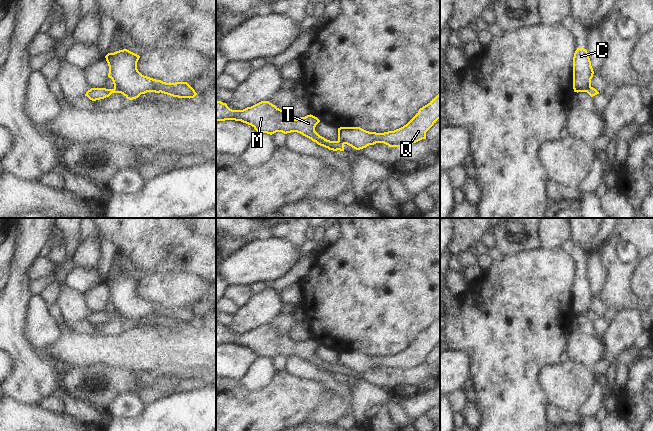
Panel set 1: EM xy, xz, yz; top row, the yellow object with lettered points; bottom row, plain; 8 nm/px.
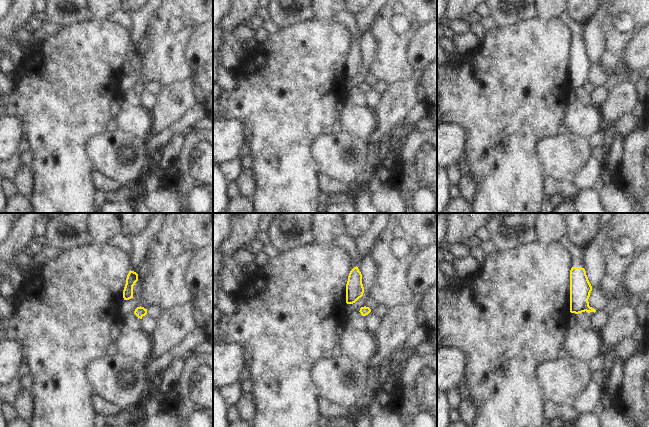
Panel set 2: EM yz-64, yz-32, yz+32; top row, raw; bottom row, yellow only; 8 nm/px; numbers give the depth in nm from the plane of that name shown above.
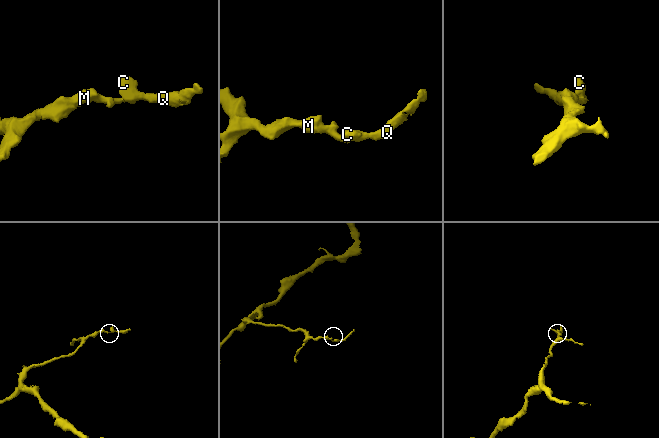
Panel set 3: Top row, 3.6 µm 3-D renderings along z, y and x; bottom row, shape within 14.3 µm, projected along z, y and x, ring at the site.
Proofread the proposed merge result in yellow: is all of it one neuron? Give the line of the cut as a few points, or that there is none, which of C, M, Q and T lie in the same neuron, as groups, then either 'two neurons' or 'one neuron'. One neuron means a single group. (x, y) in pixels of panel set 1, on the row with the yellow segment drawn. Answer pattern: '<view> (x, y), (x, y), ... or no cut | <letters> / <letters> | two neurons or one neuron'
xy (114, 88), (119, 92) | C Q / M T | two neurons

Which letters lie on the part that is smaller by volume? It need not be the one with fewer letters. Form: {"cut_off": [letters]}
{"cut_off": ["C", "Q"]}

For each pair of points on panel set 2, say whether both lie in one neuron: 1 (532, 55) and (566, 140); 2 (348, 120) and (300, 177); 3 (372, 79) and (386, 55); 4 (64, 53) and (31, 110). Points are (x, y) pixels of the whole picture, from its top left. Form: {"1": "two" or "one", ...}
{"1": "two", "2": "two", "3": "two", "4": "one"}

